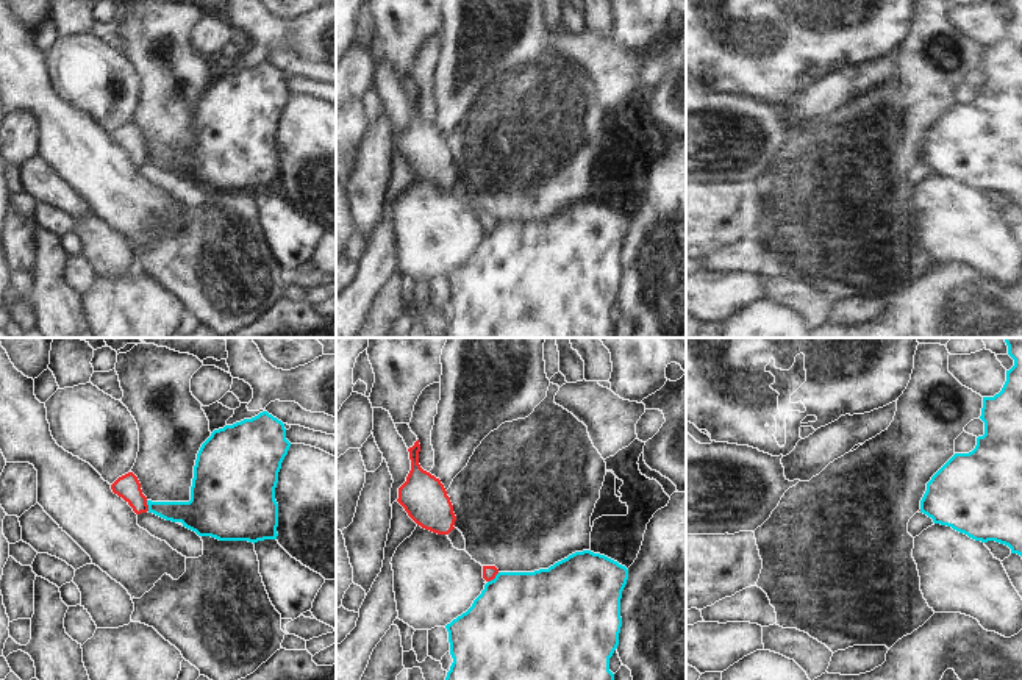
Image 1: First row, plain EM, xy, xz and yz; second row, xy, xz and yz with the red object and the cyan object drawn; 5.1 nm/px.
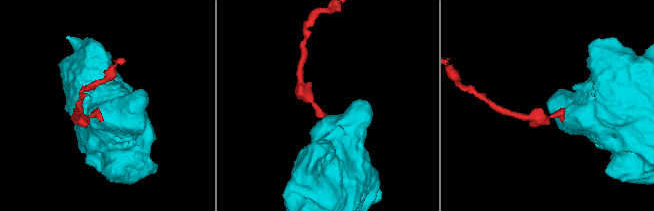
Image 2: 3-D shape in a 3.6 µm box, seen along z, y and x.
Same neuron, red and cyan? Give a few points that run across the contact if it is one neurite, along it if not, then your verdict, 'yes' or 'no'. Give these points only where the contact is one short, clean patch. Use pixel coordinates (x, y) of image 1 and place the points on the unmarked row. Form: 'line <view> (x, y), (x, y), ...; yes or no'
line xz (499, 222), (488, 232); no

